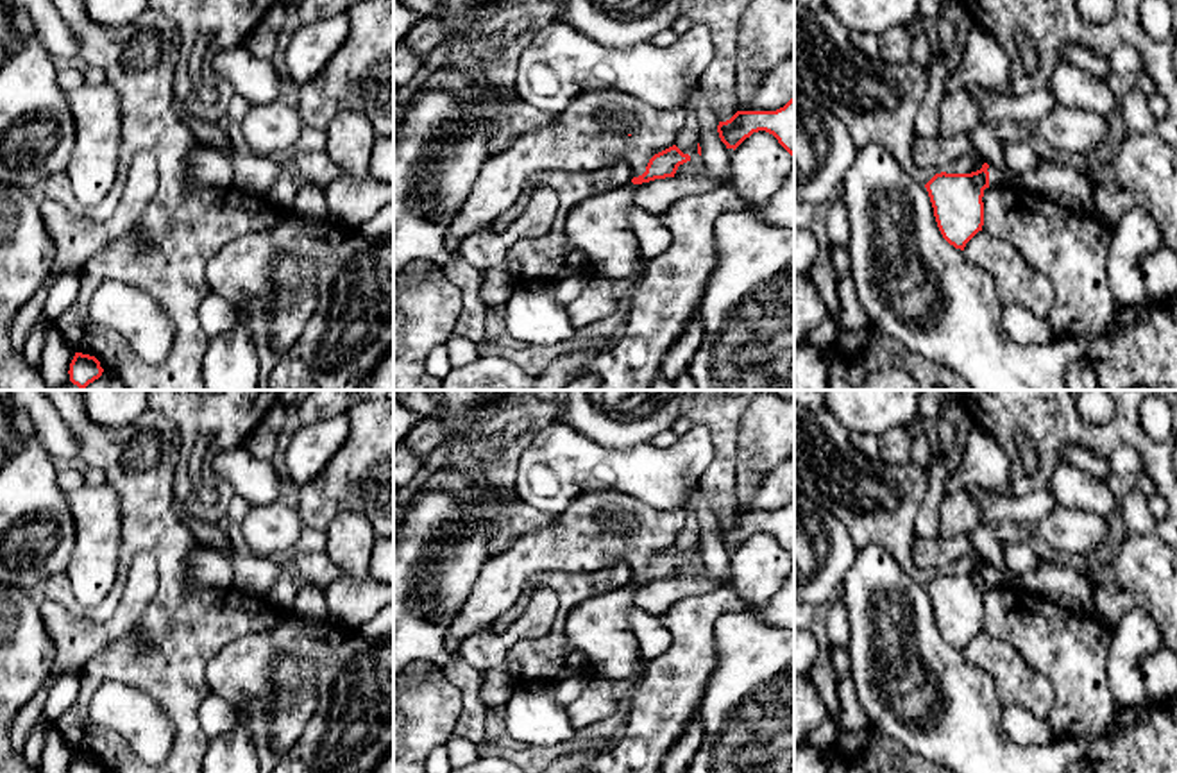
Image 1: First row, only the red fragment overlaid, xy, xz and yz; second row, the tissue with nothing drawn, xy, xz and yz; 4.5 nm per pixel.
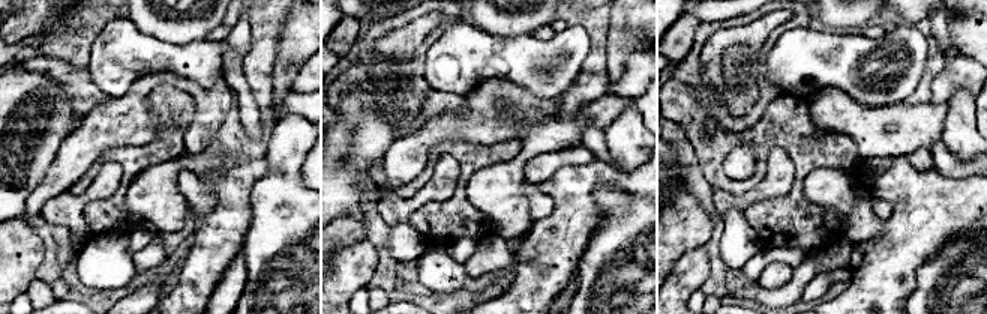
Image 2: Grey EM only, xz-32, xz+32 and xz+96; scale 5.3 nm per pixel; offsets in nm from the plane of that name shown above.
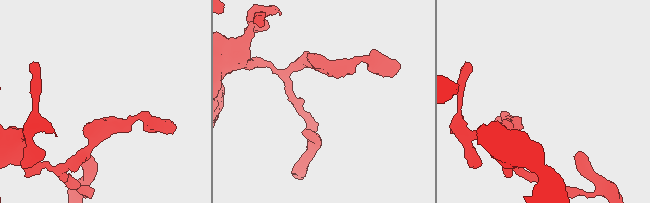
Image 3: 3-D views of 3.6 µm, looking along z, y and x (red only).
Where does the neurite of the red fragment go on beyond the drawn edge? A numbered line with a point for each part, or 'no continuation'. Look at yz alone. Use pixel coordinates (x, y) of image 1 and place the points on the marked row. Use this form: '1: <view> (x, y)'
1: yz (1058, 178)

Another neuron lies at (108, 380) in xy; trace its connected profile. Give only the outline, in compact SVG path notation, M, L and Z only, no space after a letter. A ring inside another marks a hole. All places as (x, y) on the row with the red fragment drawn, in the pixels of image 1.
M104 370L98 379L89 383L82 390L125 390L125 386L123 386L123 383L118 376L114 376L113 372Z

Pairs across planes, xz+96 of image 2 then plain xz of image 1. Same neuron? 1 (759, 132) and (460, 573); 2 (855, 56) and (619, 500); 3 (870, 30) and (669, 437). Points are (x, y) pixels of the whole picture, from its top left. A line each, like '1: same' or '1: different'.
1: different
2: different
3: same

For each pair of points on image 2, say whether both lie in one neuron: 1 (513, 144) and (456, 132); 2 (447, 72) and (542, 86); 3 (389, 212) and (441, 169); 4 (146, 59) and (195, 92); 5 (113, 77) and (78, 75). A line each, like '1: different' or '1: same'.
1: different
2: same
3: same
4: different
5: different

